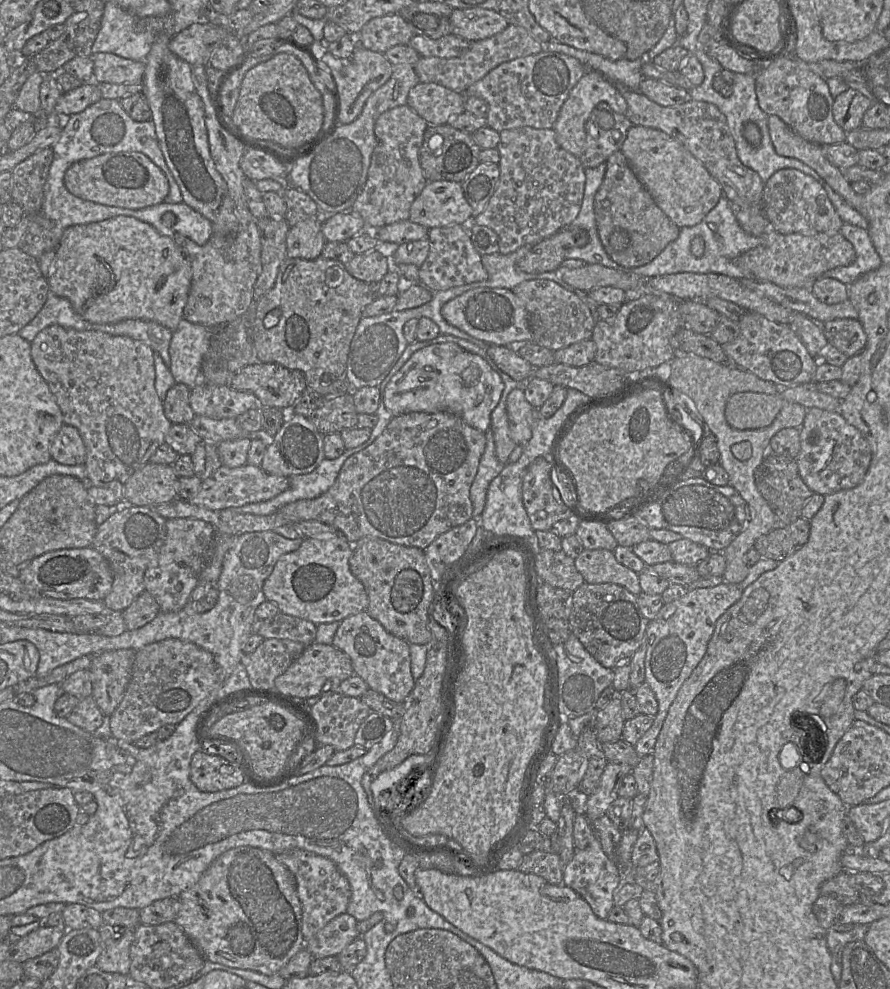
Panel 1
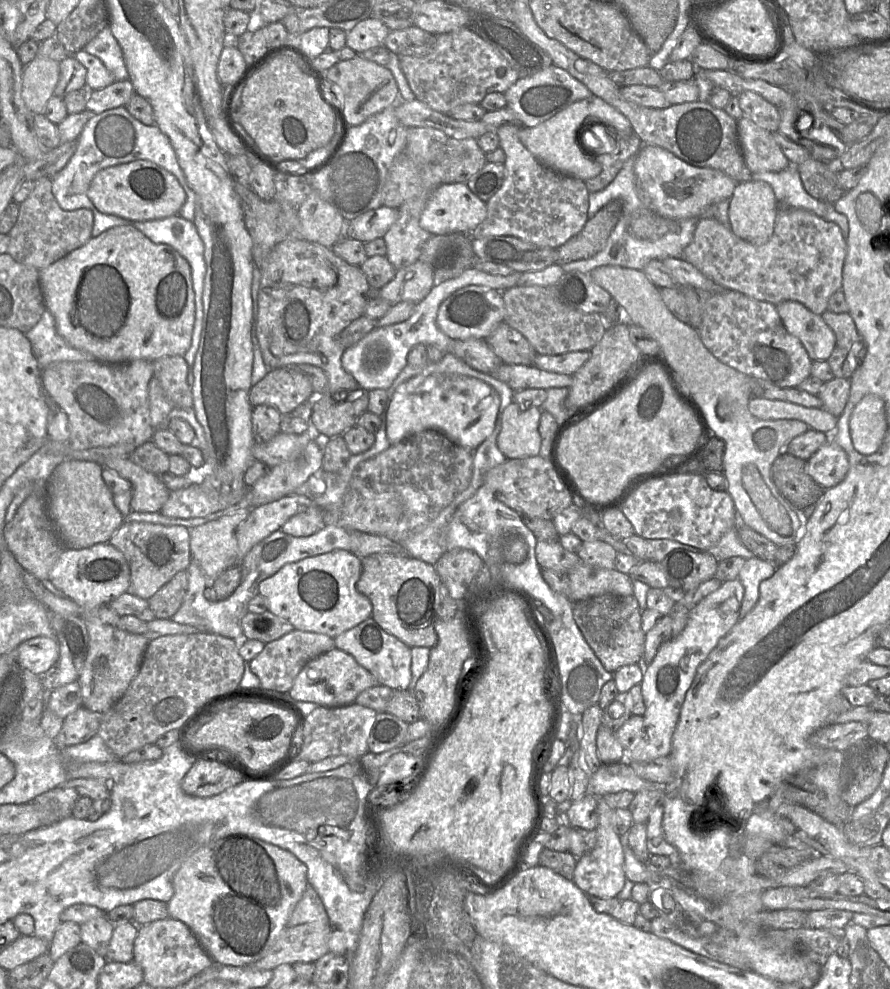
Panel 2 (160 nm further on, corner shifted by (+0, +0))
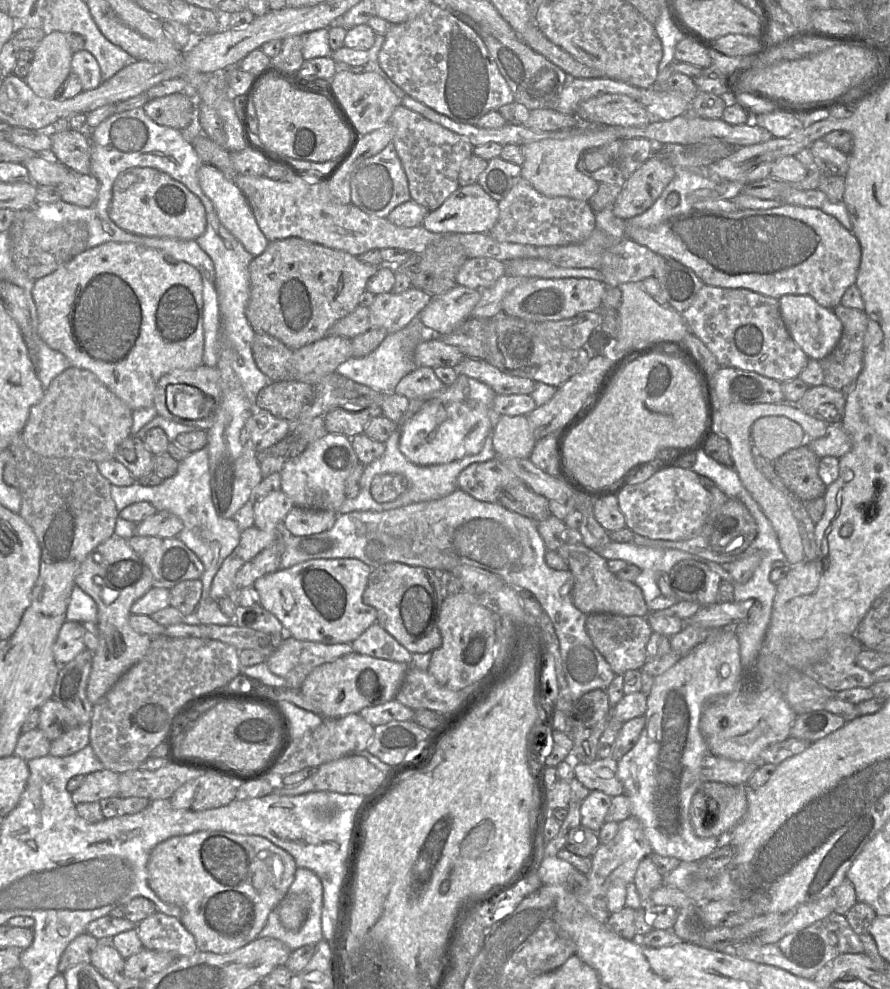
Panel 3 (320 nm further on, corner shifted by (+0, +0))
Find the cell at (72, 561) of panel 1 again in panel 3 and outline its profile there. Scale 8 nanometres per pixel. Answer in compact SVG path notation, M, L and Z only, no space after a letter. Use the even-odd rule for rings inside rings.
M113 535L97 545L82 562L75 585L93 598L98 607L98 646L93 652L86 694L96 704L146 654L152 638L134 630L129 623L132 604L153 587L153 576L127 539Z

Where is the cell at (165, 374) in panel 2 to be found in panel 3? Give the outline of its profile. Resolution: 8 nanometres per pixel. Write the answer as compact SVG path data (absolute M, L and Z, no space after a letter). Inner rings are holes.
M200 365L195 369L183 370L175 369L162 375L156 385L154 393L154 407L158 416L168 420L194 427L197 430L208 431L213 423L213 415L205 418L202 422L192 419L181 418L173 414L167 407L166 389L172 384L187 384L201 390L206 396L212 397L217 402L221 397L220 375L215 366Z

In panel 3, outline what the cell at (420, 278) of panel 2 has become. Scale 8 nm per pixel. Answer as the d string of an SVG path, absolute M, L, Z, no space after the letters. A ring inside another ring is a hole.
M411 286L402 293L382 293L369 307L370 328L383 328L387 333L406 327L432 299L432 295Z

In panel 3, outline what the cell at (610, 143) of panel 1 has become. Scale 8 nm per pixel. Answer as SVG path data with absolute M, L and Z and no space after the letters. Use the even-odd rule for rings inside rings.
M647 138L617 139L599 148L587 150L582 156L582 172L594 179L598 188L587 201L596 213L612 207L632 173L654 154L654 144Z

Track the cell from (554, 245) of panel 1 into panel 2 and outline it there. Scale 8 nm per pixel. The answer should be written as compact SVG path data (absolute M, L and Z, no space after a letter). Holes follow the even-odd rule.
M611 201L589 218L583 229L565 244L556 249L557 263L587 259L598 253L605 245L610 233L622 214L620 201Z

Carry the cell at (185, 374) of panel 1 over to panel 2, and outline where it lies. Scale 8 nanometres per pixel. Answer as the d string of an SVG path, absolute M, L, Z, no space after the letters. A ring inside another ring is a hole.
M173 215L162 219L148 221L133 221L131 223L137 230L143 233L155 244L167 244L173 247L181 256L183 256L191 267L192 283L195 293L195 322L193 326L191 345L183 358L188 363L191 372L195 356L200 344L200 337L203 328L203 288L206 274L206 263L204 259L204 243L199 236L194 222L182 218L180 215Z

